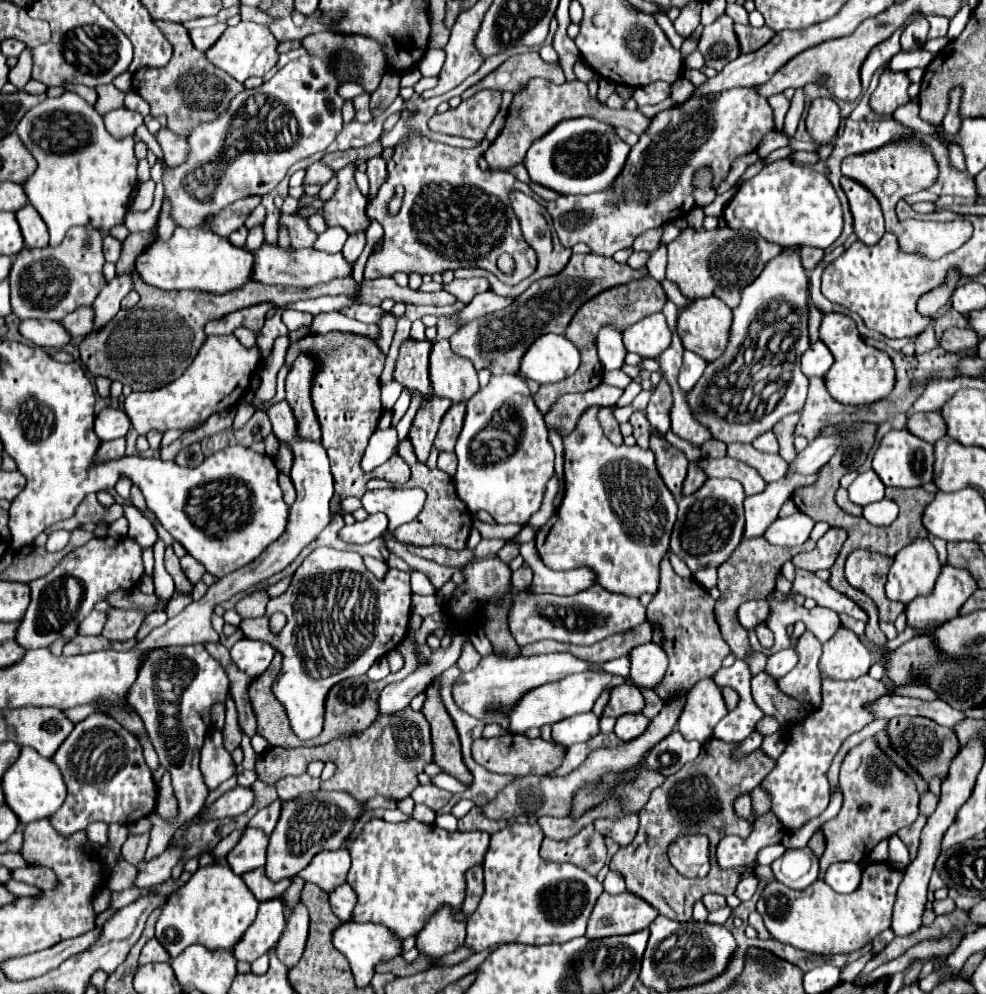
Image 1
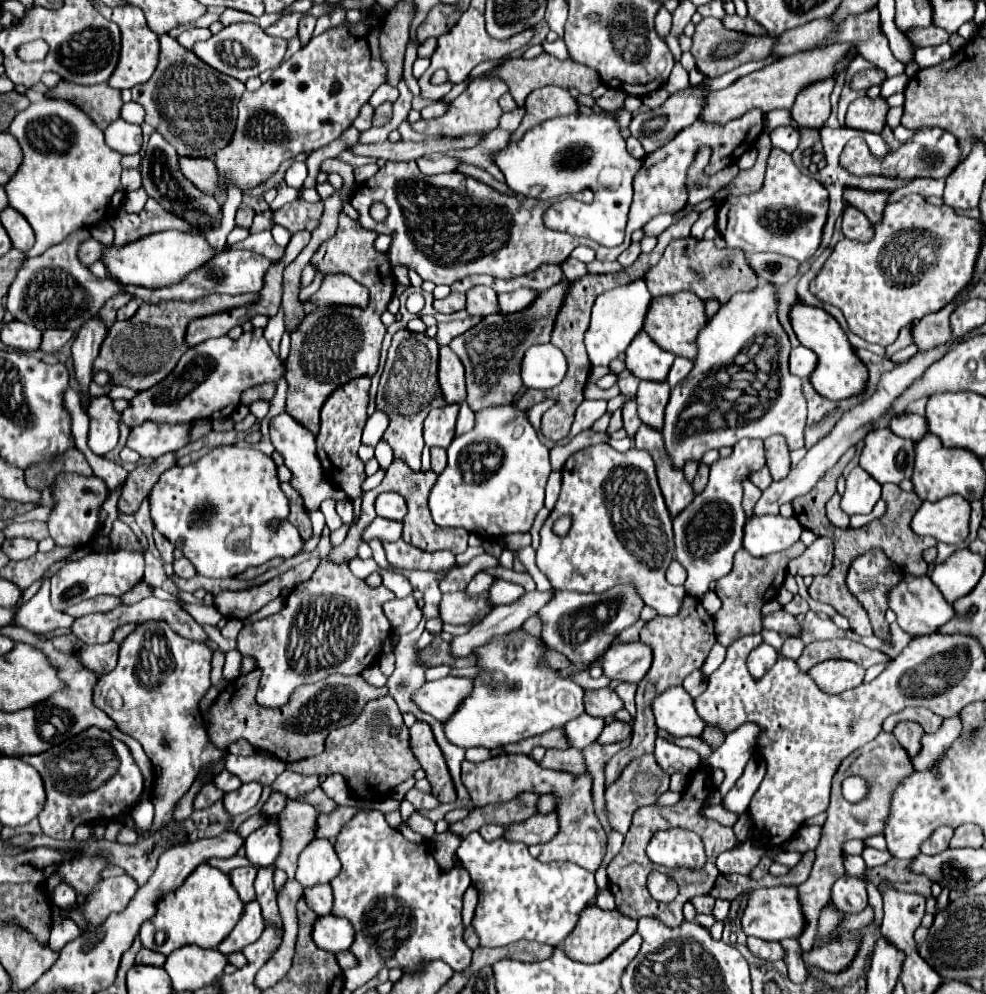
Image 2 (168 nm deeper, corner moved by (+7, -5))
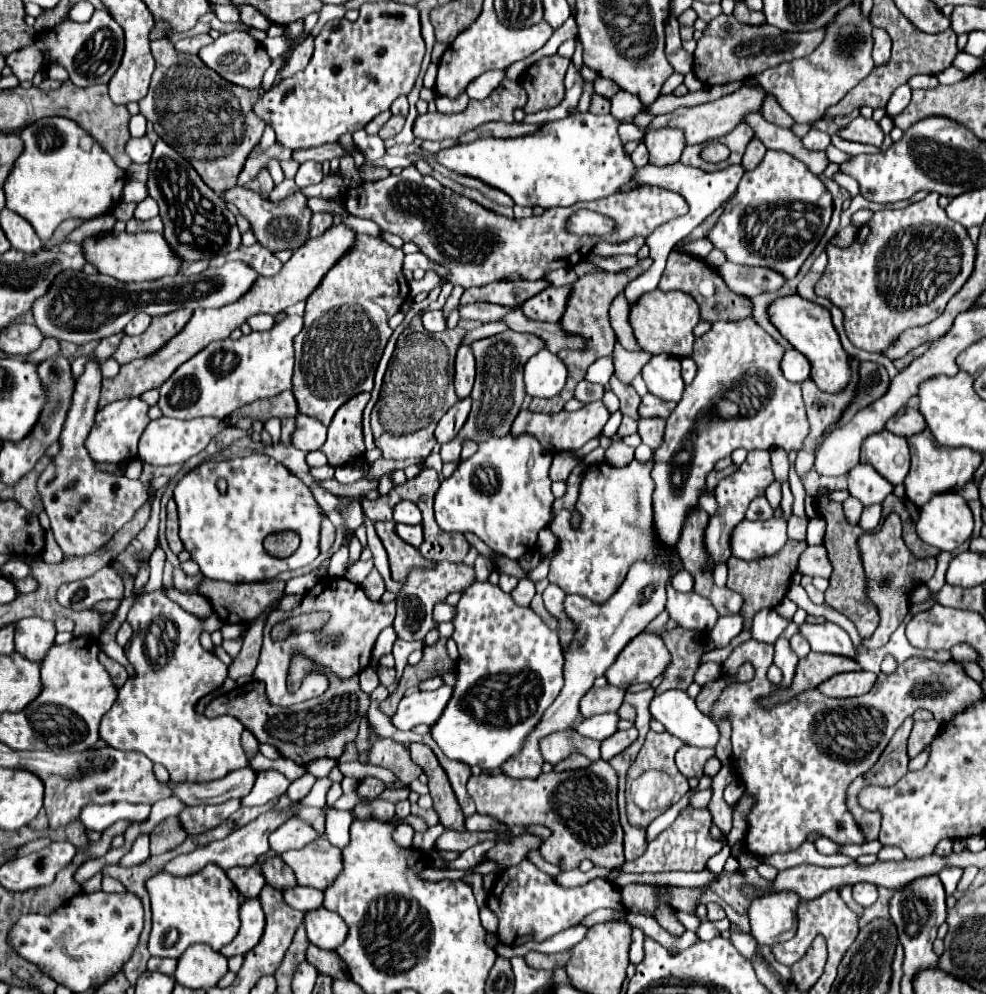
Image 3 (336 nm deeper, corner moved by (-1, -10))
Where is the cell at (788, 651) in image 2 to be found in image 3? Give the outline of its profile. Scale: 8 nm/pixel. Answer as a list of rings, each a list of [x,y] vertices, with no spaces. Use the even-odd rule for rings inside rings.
[[[797,633],[797,635],[793,635],[789,643],[791,643],[791,649],[797,653],[797,657],[799,657],[799,659],[803,659],[803,657],[811,651],[811,649],[809,649],[809,643],[807,643],[799,633]]]

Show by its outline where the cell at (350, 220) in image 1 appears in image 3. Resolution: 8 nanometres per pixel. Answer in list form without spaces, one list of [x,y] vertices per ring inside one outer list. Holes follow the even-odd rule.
[[[357,235],[351,251],[327,271],[319,287],[309,295],[305,327],[293,339],[293,395],[299,413],[315,417],[329,427],[335,411],[345,401],[363,391],[373,391],[375,369],[393,333],[387,321],[409,297],[409,285],[401,267],[401,249],[395,249],[379,237]]]

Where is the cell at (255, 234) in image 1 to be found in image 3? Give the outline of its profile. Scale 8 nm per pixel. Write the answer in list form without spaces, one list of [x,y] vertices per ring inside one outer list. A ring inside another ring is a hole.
[[[231,187],[231,191],[223,193],[223,199],[227,203],[237,205],[237,209],[251,221],[253,233],[257,241],[267,247],[269,251],[281,251],[281,249],[297,249],[307,241],[307,231],[309,231],[309,219],[311,219],[311,209],[307,205],[307,197],[297,191],[295,195],[287,197],[281,203],[271,203],[261,199],[255,191],[245,189],[245,187]]]

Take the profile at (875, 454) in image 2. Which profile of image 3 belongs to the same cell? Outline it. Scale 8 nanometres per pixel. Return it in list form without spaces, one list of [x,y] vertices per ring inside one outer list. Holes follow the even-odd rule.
[[[879,431],[865,439],[861,447],[861,463],[869,463],[891,485],[899,485],[905,481],[911,467],[909,443],[889,431]]]

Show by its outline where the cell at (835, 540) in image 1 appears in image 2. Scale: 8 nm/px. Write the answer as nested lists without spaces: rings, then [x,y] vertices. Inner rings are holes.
[[[817,538],[801,556],[789,562],[791,576],[819,576],[827,574],[833,566],[833,542],[831,538]]]

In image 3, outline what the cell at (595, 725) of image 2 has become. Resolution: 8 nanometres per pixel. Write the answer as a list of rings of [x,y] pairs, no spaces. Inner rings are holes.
[[[617,713],[595,715],[595,717],[589,717],[589,719],[583,719],[575,729],[583,737],[597,739],[597,741],[605,741],[609,735],[613,735],[617,731],[617,721],[619,721]]]

